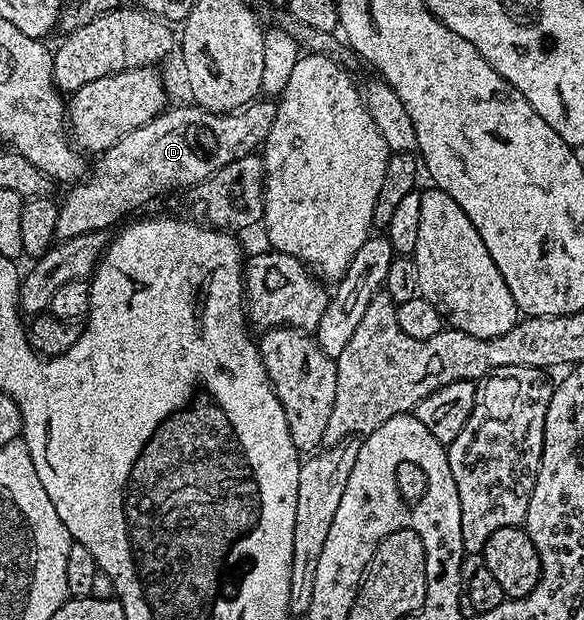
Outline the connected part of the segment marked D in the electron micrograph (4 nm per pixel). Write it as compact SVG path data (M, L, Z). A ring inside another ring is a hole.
M271 100L250 102L242 110L234 110L231 114L214 114L194 104L186 105L172 105L153 120L149 120L149 124L141 124L141 128L133 128L133 132L125 132L125 136L121 136L117 144L113 144L94 159L95 167L92 170L90 167L86 177L74 183L68 189L71 191L59 202L56 239L81 236L94 230L110 231L109 228L114 222L122 223L122 218L130 210L153 201L158 194L163 194L166 190L186 191L194 188L209 176L213 176L213 172L221 172L225 164L233 164L233 160L241 160L241 156L256 153L269 136L269 128L273 128L275 119L275 102Z

